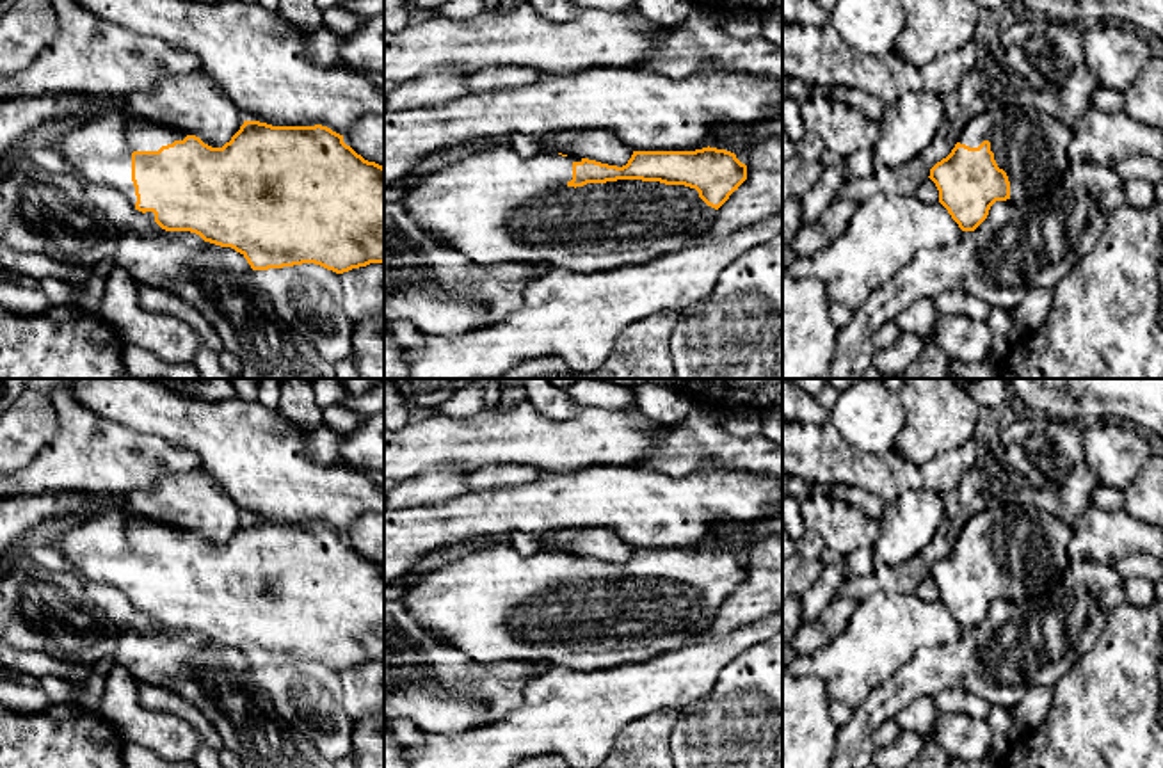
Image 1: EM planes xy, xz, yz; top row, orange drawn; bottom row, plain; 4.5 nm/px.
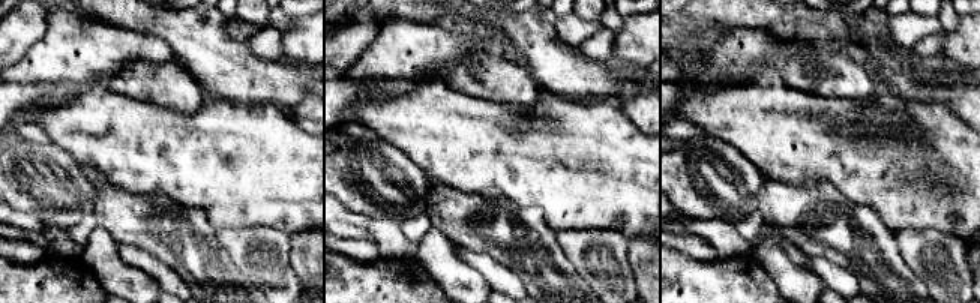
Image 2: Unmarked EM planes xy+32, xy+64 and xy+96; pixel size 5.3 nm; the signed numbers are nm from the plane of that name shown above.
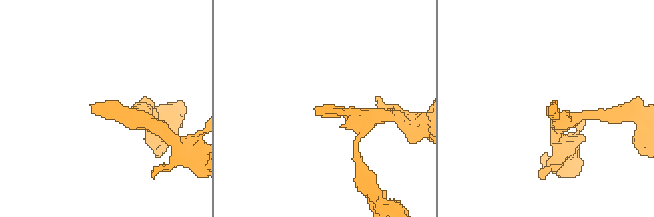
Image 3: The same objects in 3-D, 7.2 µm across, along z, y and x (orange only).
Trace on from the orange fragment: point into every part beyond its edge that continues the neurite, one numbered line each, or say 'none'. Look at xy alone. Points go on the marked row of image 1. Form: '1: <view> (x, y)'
1: xy (98, 152)

